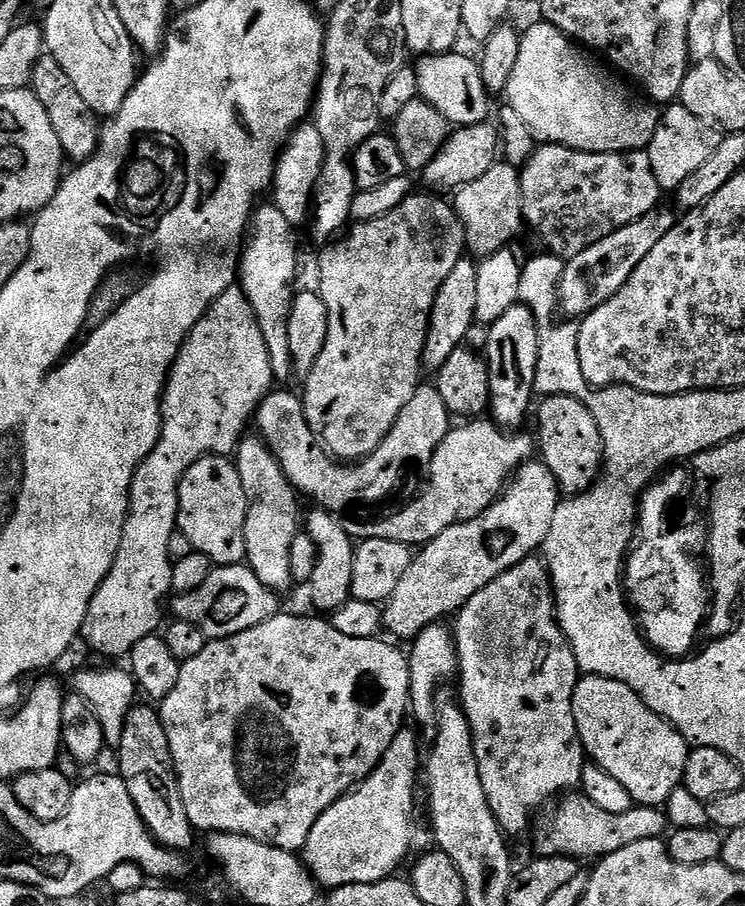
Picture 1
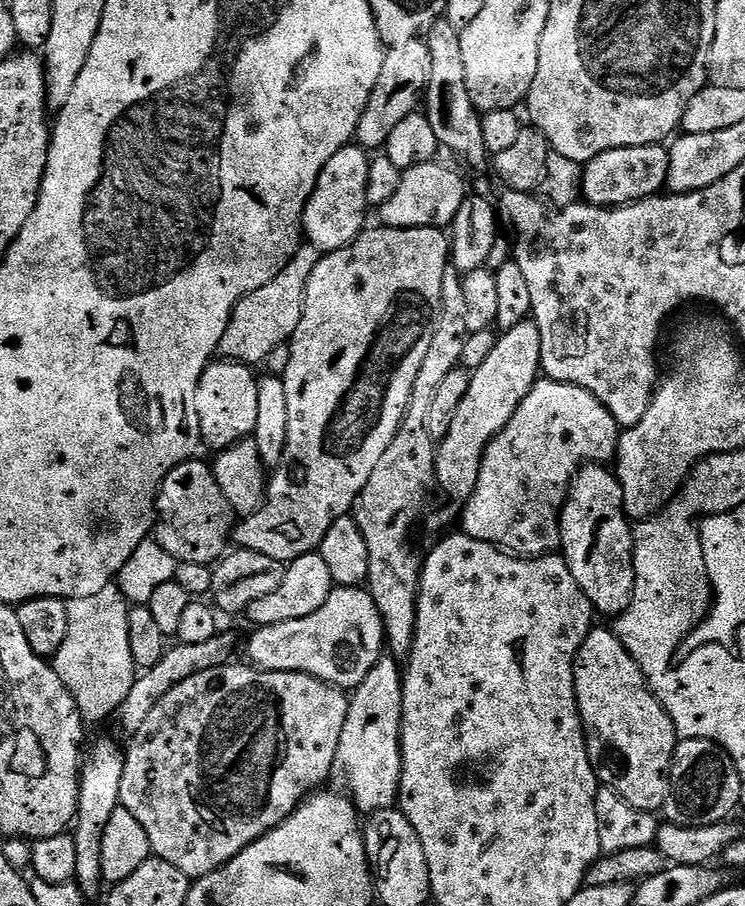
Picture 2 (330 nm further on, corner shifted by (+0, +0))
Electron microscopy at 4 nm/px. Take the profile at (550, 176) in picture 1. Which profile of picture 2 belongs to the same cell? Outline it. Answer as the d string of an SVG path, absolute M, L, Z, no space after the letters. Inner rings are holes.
M663 143L626 146L598 154L582 168L583 199L598 208L618 208L655 196L668 182L668 148Z

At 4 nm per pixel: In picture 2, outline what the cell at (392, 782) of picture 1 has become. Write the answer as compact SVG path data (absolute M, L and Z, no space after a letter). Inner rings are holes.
M392 658L380 659L370 670L370 674L366 674L366 678L351 693L346 726L342 726L338 760L342 768L344 764L344 772L348 775L347 791L357 813L371 814L382 808L391 808L399 797L403 697L402 668Z

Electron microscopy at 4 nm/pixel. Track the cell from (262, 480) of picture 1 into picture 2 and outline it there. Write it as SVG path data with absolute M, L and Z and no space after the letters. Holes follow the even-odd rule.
M217 359L209 364L198 382L196 405L200 423L200 439L203 447L213 448L219 454L239 440L247 440L256 431L258 422L257 373L249 365L234 360Z

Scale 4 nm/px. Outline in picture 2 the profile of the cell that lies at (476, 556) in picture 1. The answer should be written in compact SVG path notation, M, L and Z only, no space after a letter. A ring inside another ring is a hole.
M333 587L314 614L290 622L265 624L248 640L247 663L271 672L305 672L337 688L354 690L382 659L386 648L384 623L367 587Z

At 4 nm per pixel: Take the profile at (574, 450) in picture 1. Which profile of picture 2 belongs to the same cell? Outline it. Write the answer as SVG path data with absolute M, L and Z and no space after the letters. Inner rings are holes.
M585 464L577 472L568 491L564 507L560 509L560 543L562 555L568 563L574 582L586 594L593 609L609 618L615 618L630 606L634 594L634 554L632 553L632 530L628 516L624 512L624 495L620 479L611 467L603 464Z

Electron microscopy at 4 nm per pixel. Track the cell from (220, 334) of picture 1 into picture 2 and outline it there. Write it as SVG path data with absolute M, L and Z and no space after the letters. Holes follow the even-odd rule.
M301 243L290 262L286 262L286 266L277 276L266 282L266 286L254 290L237 302L218 349L223 359L256 366L259 360L266 359L280 347L281 351L291 341L294 330L298 330L298 322L302 322L304 317L306 286L310 274L314 274L314 266L318 266L321 255L313 244Z

